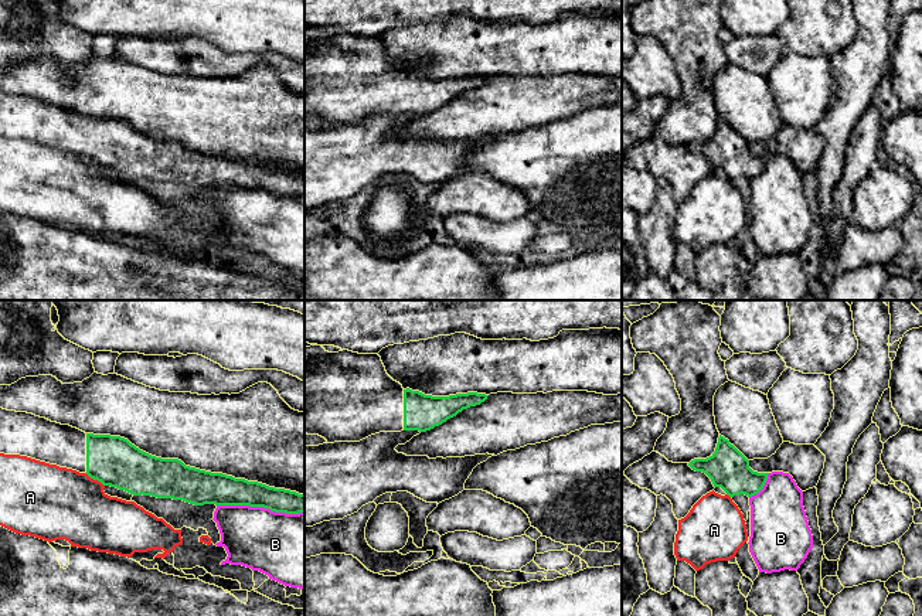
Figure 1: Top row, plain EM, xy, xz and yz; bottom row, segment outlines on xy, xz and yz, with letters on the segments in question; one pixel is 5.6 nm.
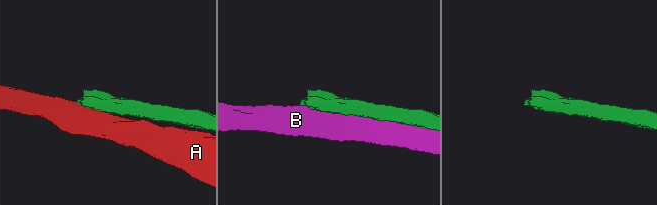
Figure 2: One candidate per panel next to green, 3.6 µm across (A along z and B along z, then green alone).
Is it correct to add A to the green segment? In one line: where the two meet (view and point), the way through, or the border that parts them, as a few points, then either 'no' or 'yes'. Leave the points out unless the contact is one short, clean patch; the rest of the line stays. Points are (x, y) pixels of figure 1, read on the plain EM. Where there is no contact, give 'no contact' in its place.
meets green in xy at (95, 162); border along xy (85, 156), (104, 169); no

